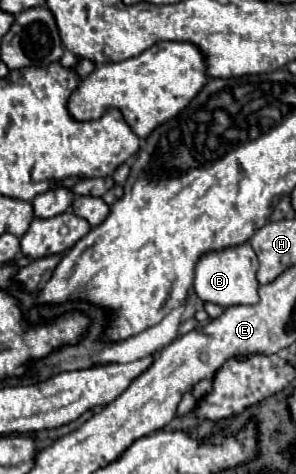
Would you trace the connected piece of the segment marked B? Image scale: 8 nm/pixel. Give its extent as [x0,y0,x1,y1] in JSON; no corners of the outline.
[194,242,258,308]

